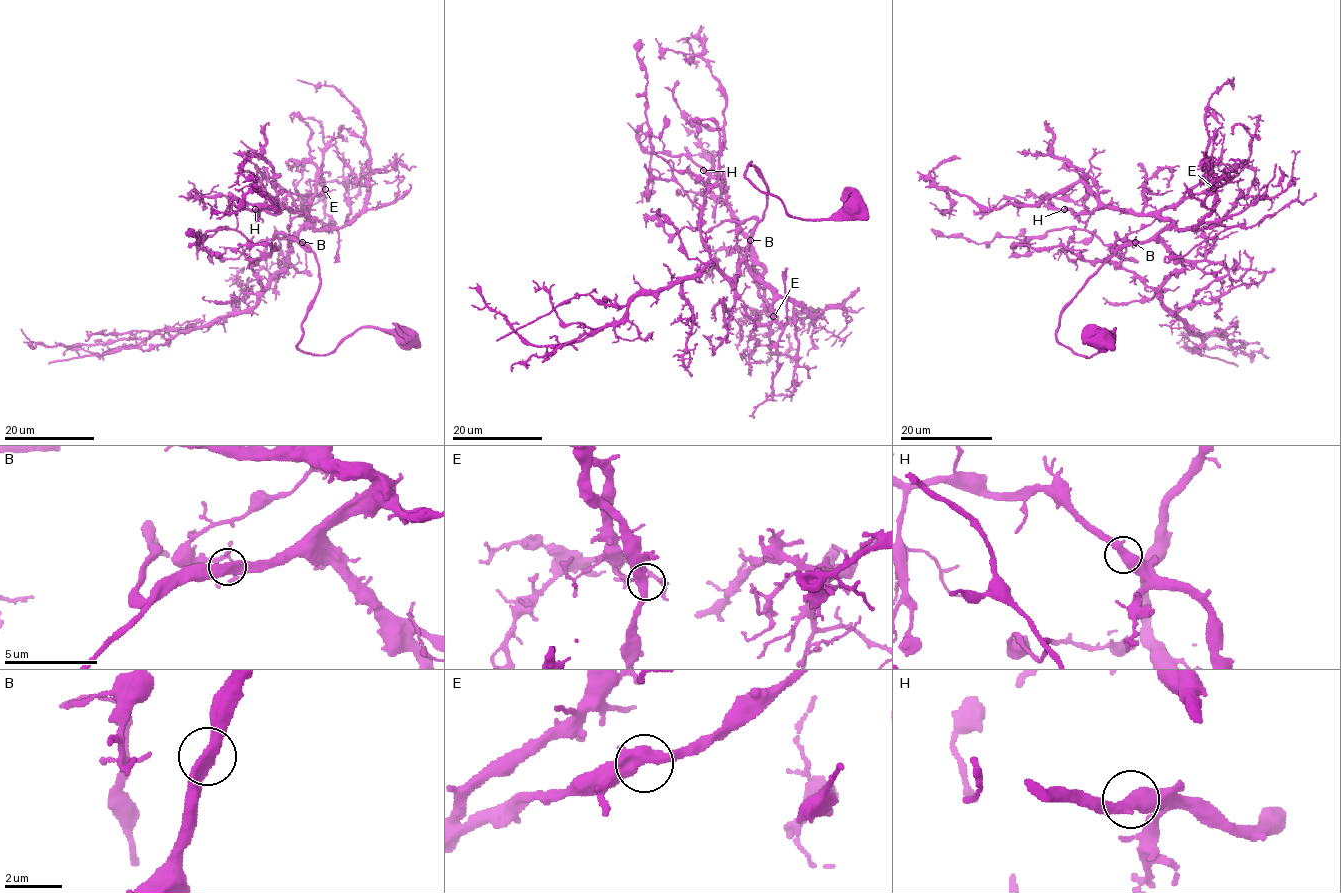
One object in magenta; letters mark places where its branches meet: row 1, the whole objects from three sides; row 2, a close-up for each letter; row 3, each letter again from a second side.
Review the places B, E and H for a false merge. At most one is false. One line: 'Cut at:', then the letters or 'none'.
Cut at: none

